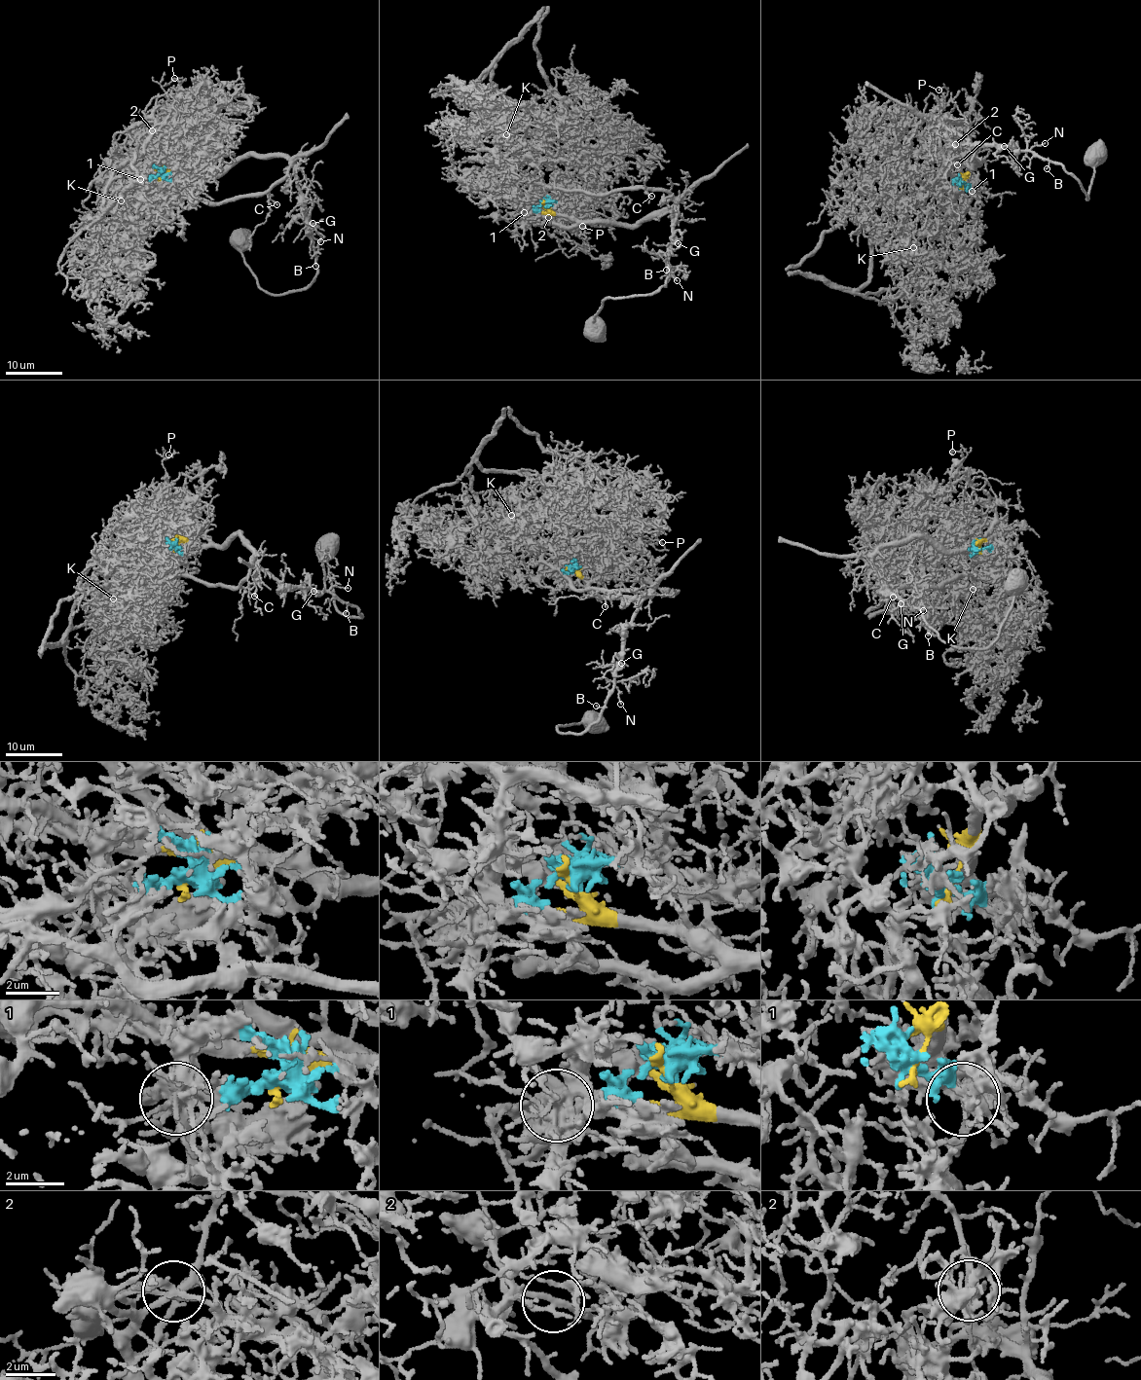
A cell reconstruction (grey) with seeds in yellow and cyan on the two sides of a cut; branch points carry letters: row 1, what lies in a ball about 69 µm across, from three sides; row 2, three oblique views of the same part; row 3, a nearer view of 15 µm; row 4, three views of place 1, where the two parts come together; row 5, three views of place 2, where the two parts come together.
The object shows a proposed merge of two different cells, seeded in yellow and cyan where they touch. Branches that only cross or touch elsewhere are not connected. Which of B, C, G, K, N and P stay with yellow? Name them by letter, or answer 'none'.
B, C, G, N, P

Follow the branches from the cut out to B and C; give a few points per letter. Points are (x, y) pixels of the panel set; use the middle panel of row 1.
B: (544, 205), (578, 220), (632, 225), (656, 217), (676, 201), (668, 275), (666, 270)
C: (544, 205), (584, 221), (632, 225), (656, 217), (674, 199), (651, 189), (646, 193), (651, 196)

